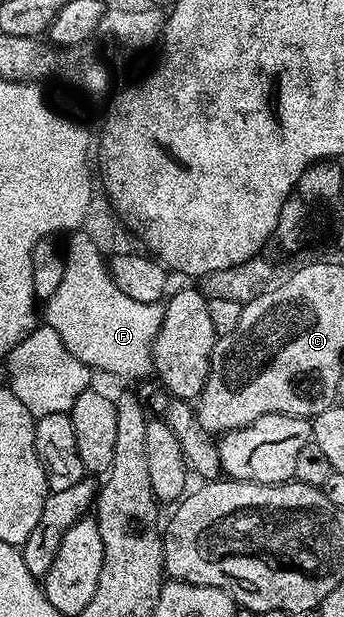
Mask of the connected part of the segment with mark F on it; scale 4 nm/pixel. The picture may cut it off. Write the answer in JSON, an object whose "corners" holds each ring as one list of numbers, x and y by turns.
{"corners":[[76,231,67,238,62,284,54,295,46,298,42,317,48,320,47,328,66,343,66,351,74,355,74,359,82,359,88,368,100,373,113,373,116,377,129,377,136,381,139,377,152,377,154,366,152,363,152,344,156,342,158,331,162,327,164,305,160,301,154,303,138,303,138,299,130,299,126,291,122,291,112,282,109,270,106,268,105,254,95,245,94,240,83,231]]}

